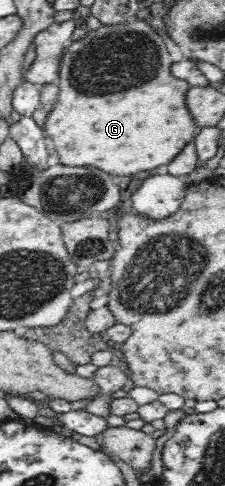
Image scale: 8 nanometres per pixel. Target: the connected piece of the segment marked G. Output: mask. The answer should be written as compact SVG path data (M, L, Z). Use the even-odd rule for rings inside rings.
M139 17L137 20L129 20L123 25L102 25L98 30L85 29L85 35L80 40L74 40L64 50L59 63L58 102L56 102L54 110L51 110L47 118L41 123L44 136L50 138L54 144L54 152L58 156L59 163L69 167L92 166L92 168L98 168L98 170L104 170L104 172L116 174L116 176L133 176L139 172L146 172L146 170L164 166L164 164L169 165L176 155L180 155L181 151L195 140L199 132L199 127L194 123L194 119L192 119L192 115L190 115L190 111L186 107L186 92L188 92L190 86L186 81L176 78L170 73L171 64L172 58L170 58L164 40L160 35L156 34L150 23L146 22L143 17ZM100 80L108 88L110 94L100 94Z

